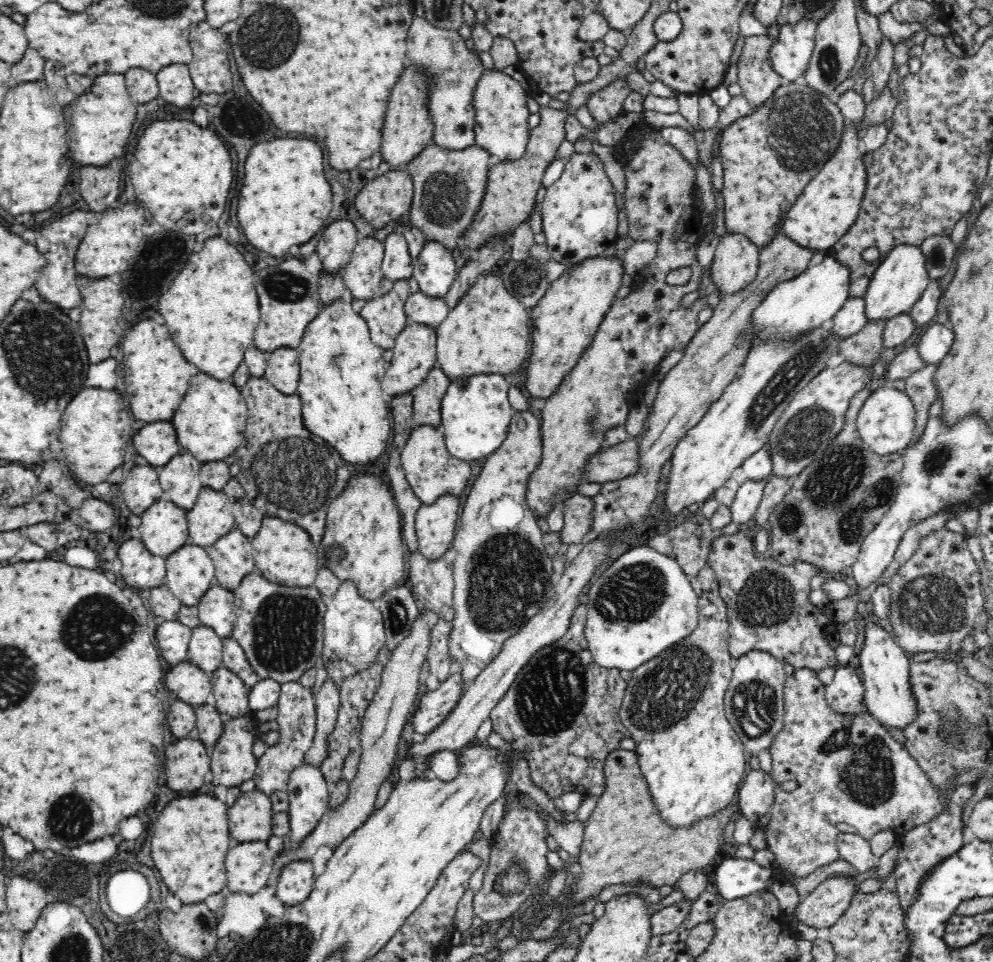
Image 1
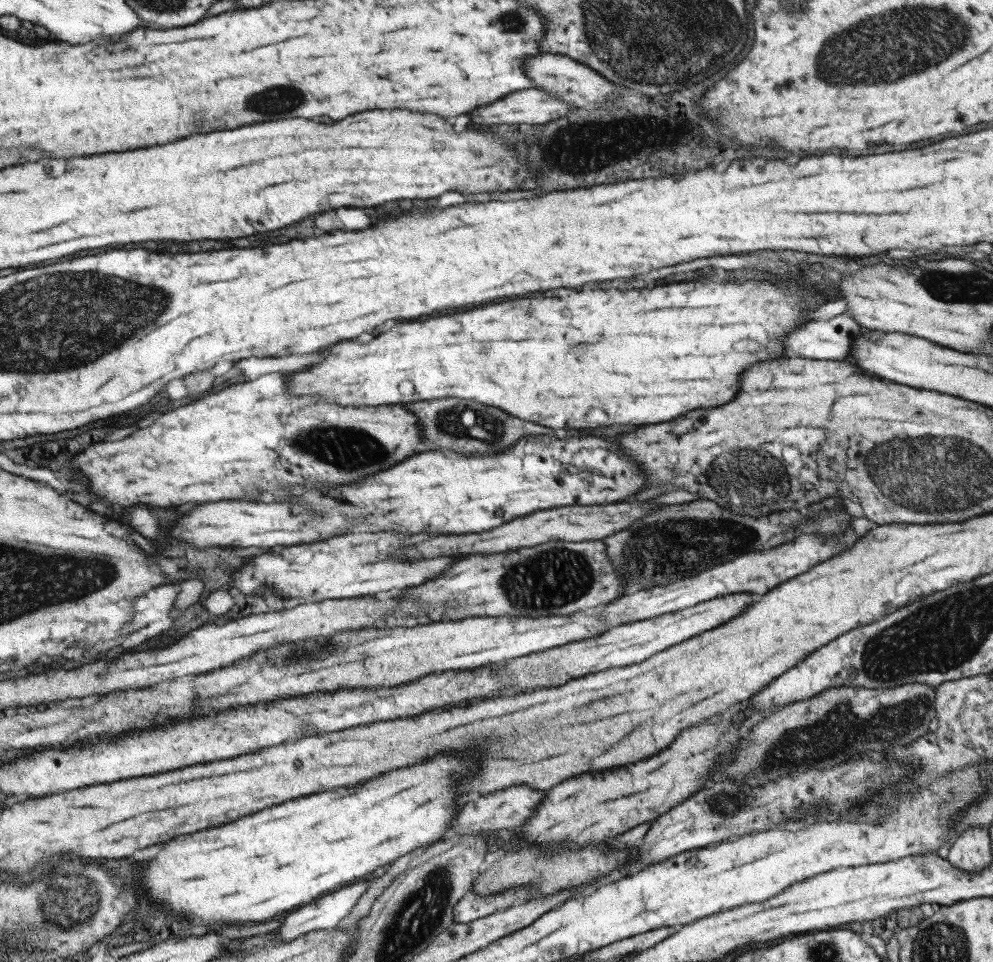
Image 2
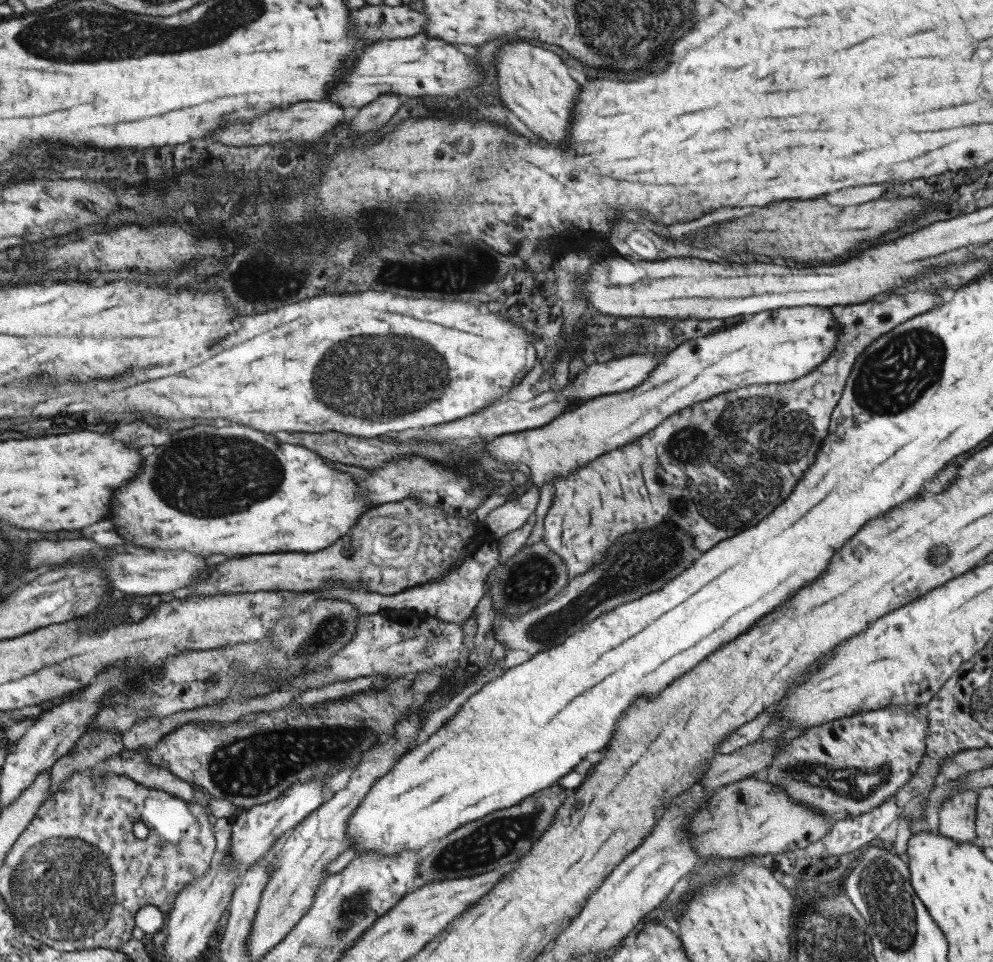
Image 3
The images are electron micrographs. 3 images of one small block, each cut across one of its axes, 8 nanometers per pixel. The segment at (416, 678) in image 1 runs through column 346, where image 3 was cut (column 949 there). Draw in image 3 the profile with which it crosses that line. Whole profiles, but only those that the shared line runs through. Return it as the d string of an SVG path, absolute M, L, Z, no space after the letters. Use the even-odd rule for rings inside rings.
M964 789L948 797L939 808L939 832L959 843L972 843L975 831L977 793Z

